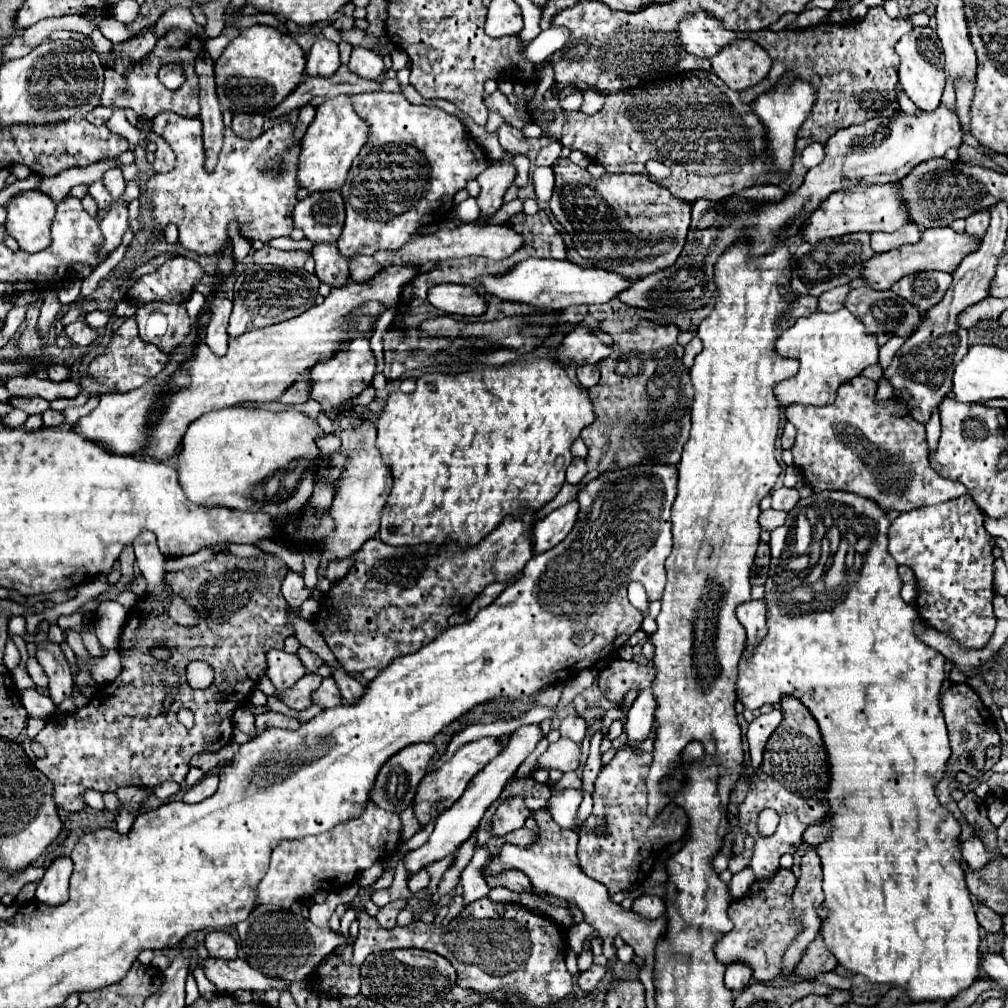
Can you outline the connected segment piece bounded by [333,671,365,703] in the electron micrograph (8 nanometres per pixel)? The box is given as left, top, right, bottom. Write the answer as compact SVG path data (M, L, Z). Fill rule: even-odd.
M333 671L333 677L335 677L335 681L337 681L339 689L341 689L341 695L343 695L343 699L345 699L347 703L355 703L357 699L363 697L365 687L363 687L357 679L353 679L349 673L345 673L345 671L343 671L343 673Z

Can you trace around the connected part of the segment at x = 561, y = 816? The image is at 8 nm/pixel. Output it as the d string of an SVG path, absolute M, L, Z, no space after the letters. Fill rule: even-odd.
M565 789L561 793L553 793L547 805L553 821L563 829L573 829L575 813L579 809L581 799L583 799L581 789Z

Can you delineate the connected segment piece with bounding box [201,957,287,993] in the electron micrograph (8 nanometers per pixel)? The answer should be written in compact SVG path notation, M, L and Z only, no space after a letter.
M203 959L201 961L203 971L207 979L217 987L221 993L233 993L237 989L249 989L249 991L267 991L269 987L275 987L279 991L287 991L287 983L281 979L267 979L263 973L249 967L245 959Z

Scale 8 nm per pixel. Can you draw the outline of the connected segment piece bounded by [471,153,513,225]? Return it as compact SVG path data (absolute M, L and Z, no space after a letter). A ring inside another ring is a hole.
M507 153L505 159L493 161L491 167L479 175L479 185L481 193L477 197L477 205L481 209L479 217L471 221L473 225L487 225L489 219L497 213L497 209L503 205L503 195L513 183L513 165L511 165L511 153Z

